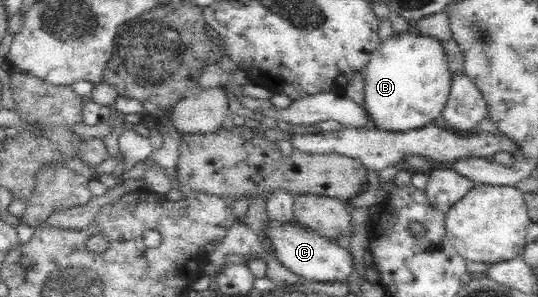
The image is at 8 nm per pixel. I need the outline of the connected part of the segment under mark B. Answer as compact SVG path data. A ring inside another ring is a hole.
M411 25L403 34L395 33L391 38L380 41L361 72L364 77L364 102L361 105L367 111L369 129L407 132L425 127L442 115L451 88L451 71L445 61L443 45L438 38L421 34Z

